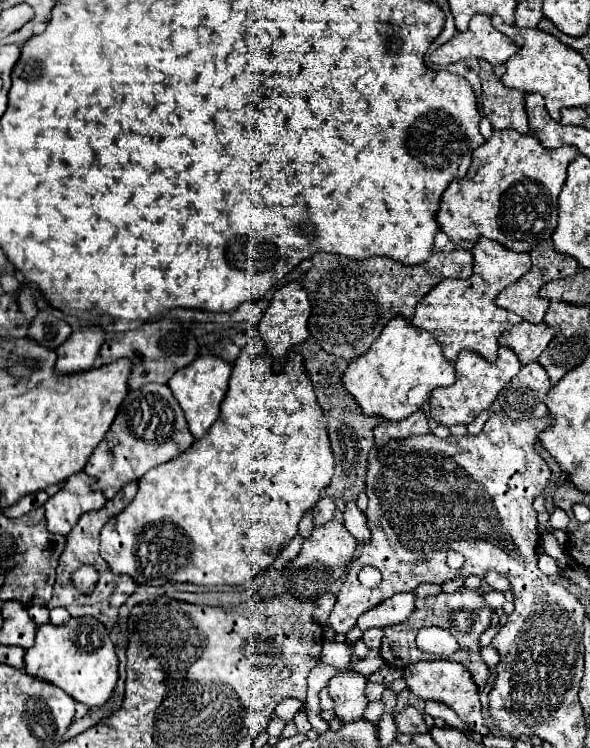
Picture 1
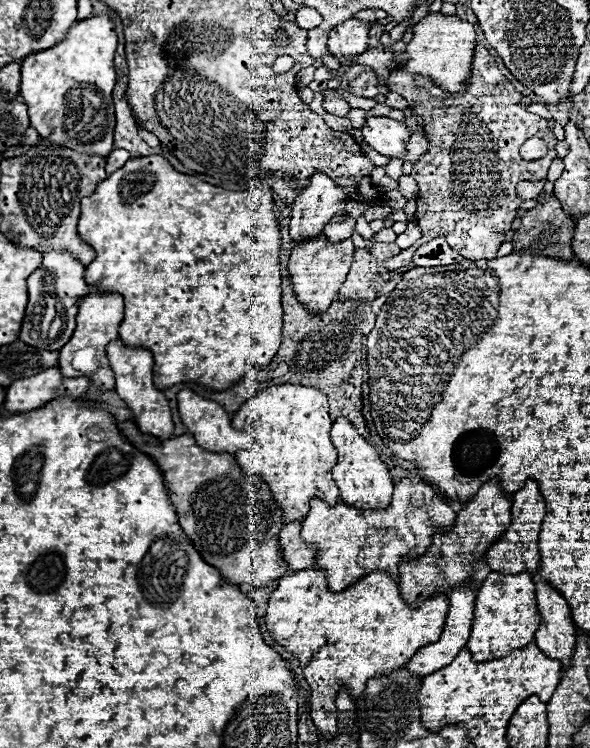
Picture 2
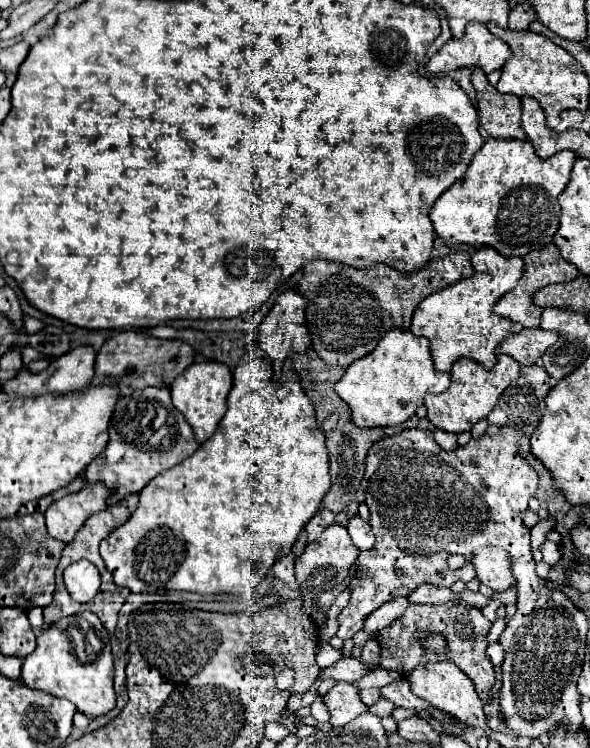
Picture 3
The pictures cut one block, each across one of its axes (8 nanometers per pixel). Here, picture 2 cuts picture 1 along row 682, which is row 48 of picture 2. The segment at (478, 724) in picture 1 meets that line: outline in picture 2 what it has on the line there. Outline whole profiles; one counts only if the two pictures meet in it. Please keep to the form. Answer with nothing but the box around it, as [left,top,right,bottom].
[404,14,476,94]

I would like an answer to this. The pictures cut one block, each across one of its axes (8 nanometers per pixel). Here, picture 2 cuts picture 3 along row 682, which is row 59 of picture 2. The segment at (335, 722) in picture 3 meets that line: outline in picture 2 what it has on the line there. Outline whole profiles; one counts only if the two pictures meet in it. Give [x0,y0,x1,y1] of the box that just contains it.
[328,18,370,62]

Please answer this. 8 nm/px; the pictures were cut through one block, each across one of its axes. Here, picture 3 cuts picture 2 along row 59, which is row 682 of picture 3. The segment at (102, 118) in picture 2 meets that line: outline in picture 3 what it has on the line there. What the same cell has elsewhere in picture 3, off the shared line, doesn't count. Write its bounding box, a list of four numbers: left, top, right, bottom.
[22,608,116,718]

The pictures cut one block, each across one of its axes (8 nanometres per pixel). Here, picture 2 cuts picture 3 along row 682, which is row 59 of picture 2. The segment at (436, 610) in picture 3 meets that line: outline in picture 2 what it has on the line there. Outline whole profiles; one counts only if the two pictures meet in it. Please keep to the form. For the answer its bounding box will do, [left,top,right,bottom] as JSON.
[384,42,556,270]

